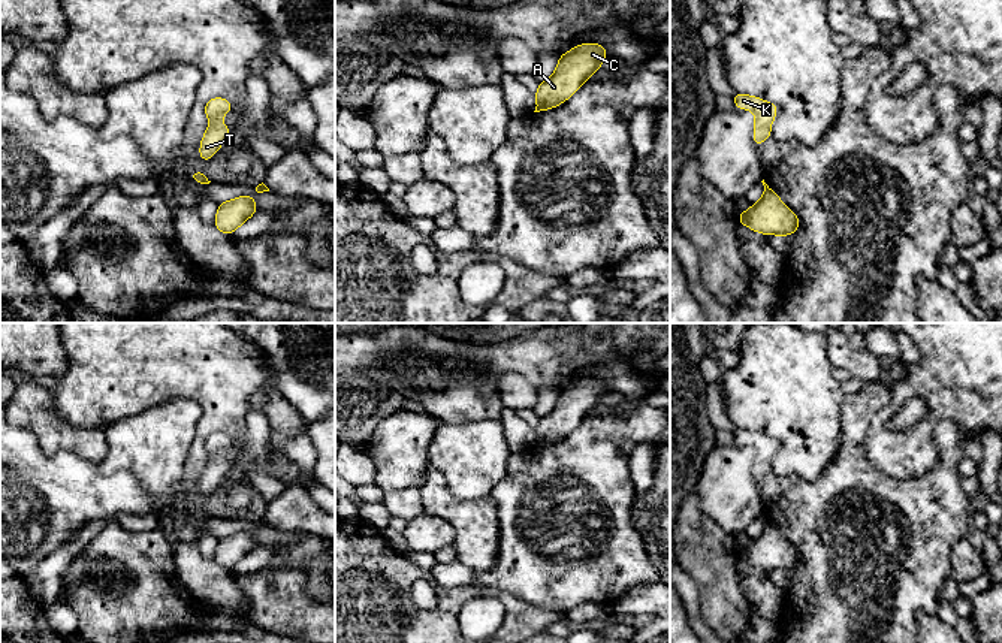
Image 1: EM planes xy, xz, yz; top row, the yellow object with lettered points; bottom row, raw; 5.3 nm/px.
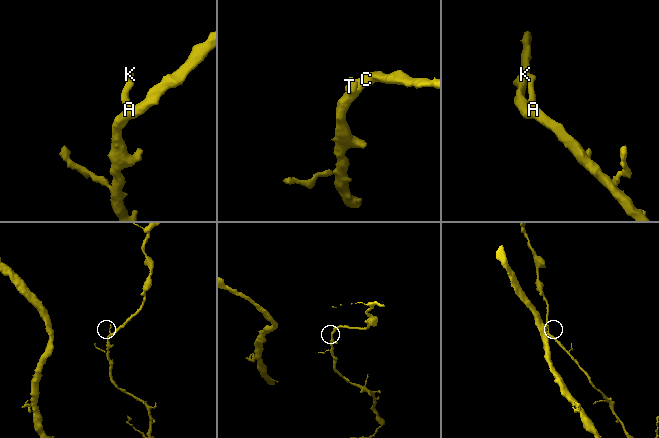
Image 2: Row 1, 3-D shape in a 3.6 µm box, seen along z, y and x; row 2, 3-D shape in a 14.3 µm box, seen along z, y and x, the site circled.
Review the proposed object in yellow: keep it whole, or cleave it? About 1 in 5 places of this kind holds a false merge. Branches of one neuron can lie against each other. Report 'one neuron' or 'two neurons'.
one neuron

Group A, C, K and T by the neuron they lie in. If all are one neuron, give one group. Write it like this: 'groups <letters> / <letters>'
groups A C K T

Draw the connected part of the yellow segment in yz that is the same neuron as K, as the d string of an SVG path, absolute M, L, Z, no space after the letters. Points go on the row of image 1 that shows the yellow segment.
M734 93L736 109L749 109L755 114L754 145L760 148L761 142L772 136L770 124L778 115L778 106L763 99Z

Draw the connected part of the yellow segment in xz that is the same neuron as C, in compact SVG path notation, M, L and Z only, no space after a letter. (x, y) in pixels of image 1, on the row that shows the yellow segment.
M582 43L559 55L555 73L538 85L534 112L547 111L565 102L601 67L606 58L606 48L598 43Z

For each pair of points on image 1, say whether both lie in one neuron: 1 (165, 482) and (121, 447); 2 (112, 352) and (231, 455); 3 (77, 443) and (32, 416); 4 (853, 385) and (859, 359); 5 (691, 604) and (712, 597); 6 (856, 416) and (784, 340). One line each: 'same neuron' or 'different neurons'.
1: same neuron
2: different neurons
3: same neuron
4: different neurons
5: different neurons
6: different neurons

